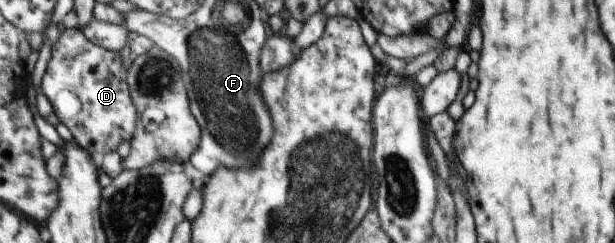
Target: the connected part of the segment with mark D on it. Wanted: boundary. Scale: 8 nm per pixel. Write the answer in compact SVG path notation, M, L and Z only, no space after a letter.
M66 28L57 42L52 44L51 58L41 79L41 91L50 101L54 114L72 133L75 141L95 159L98 165L102 157L116 151L122 141L134 139L140 115L129 86L129 69L124 67L120 51L112 51L95 44L82 29Z

